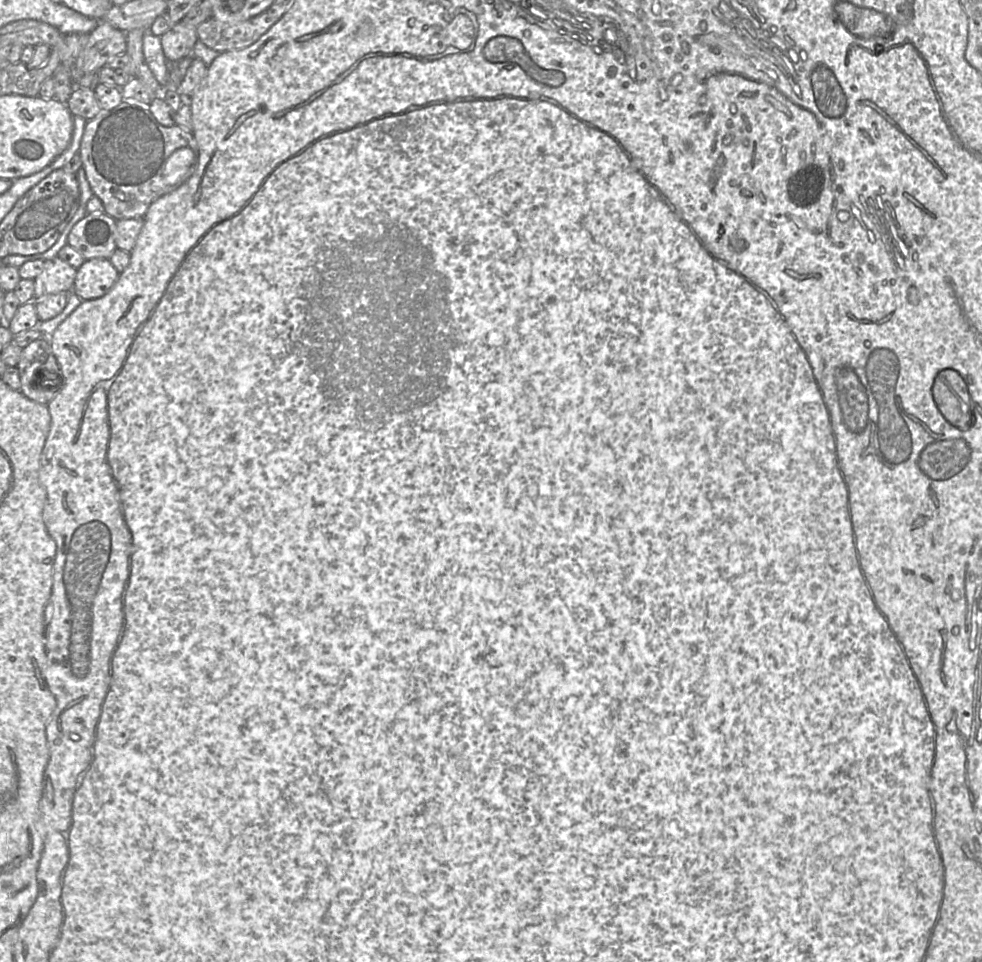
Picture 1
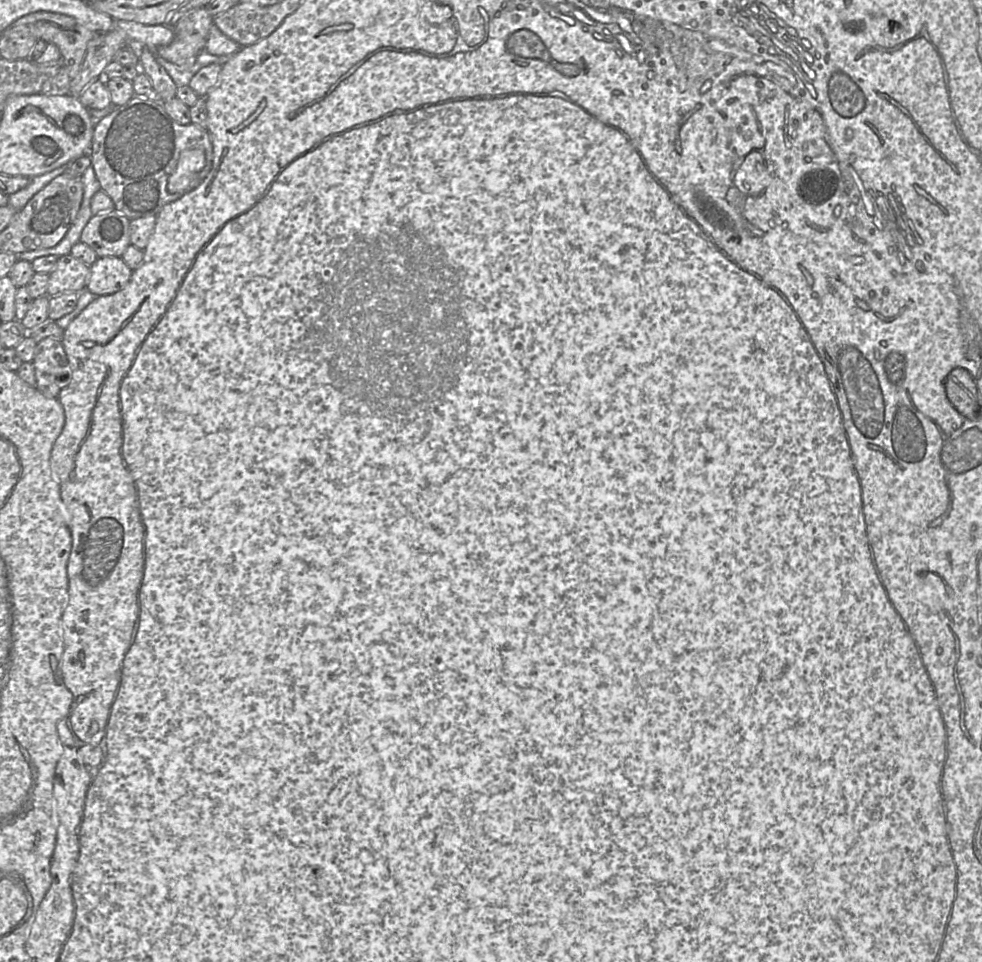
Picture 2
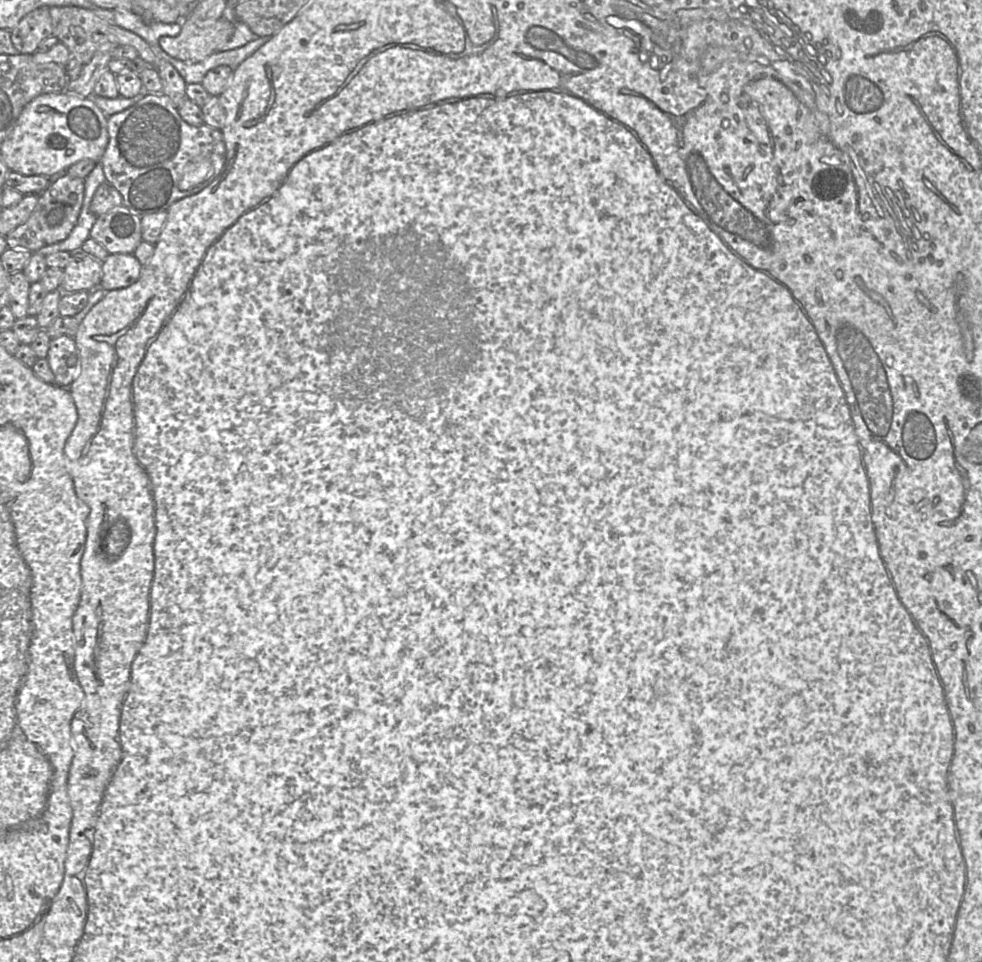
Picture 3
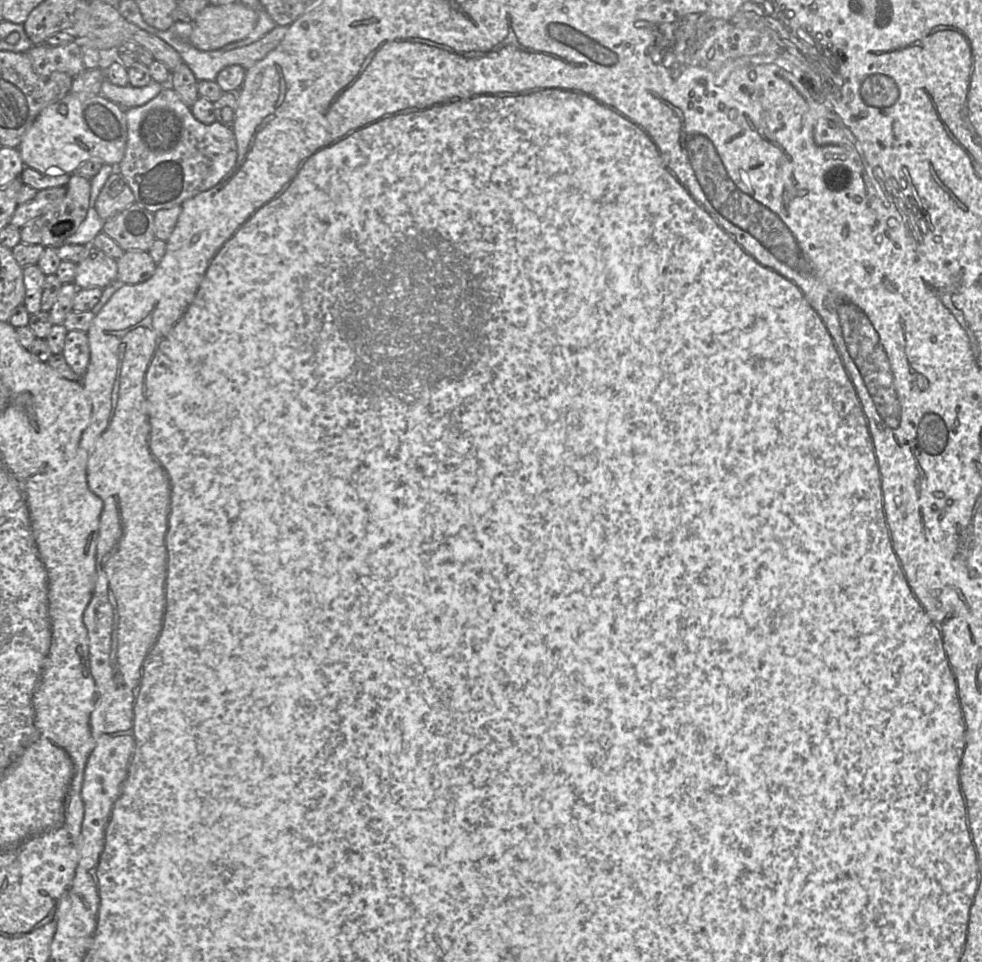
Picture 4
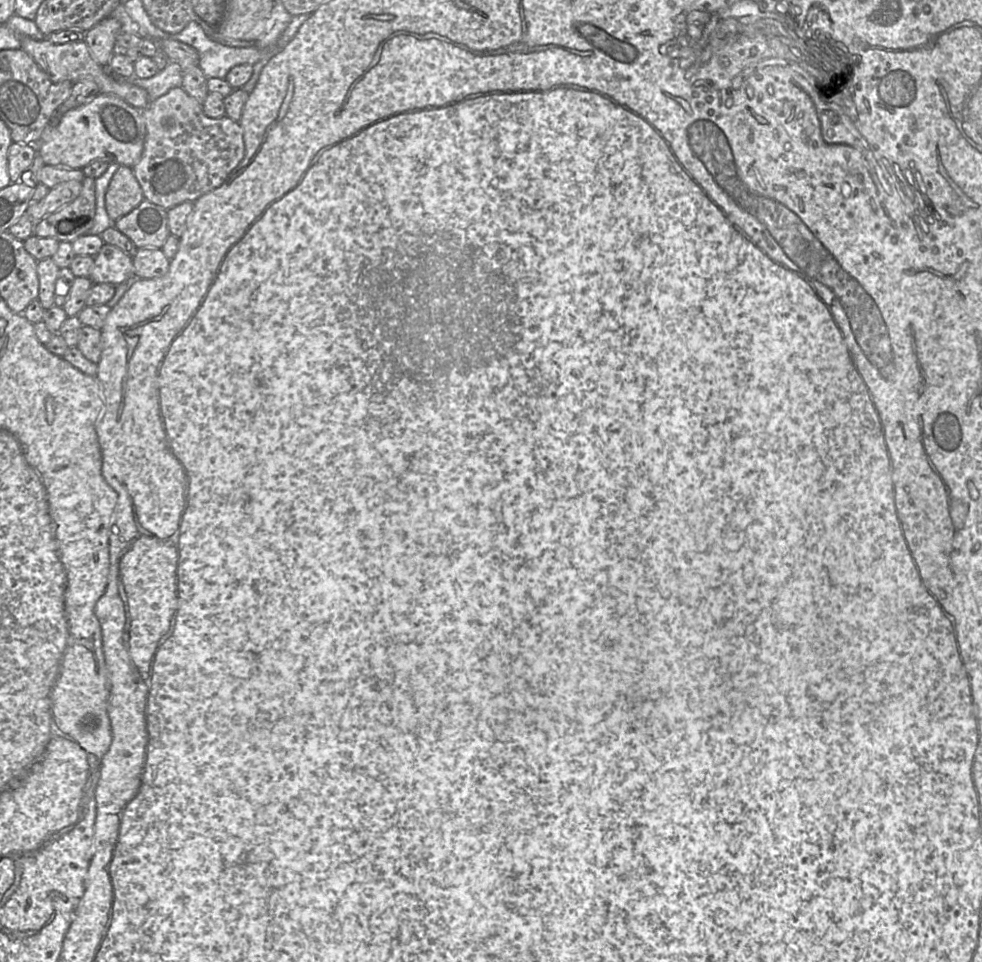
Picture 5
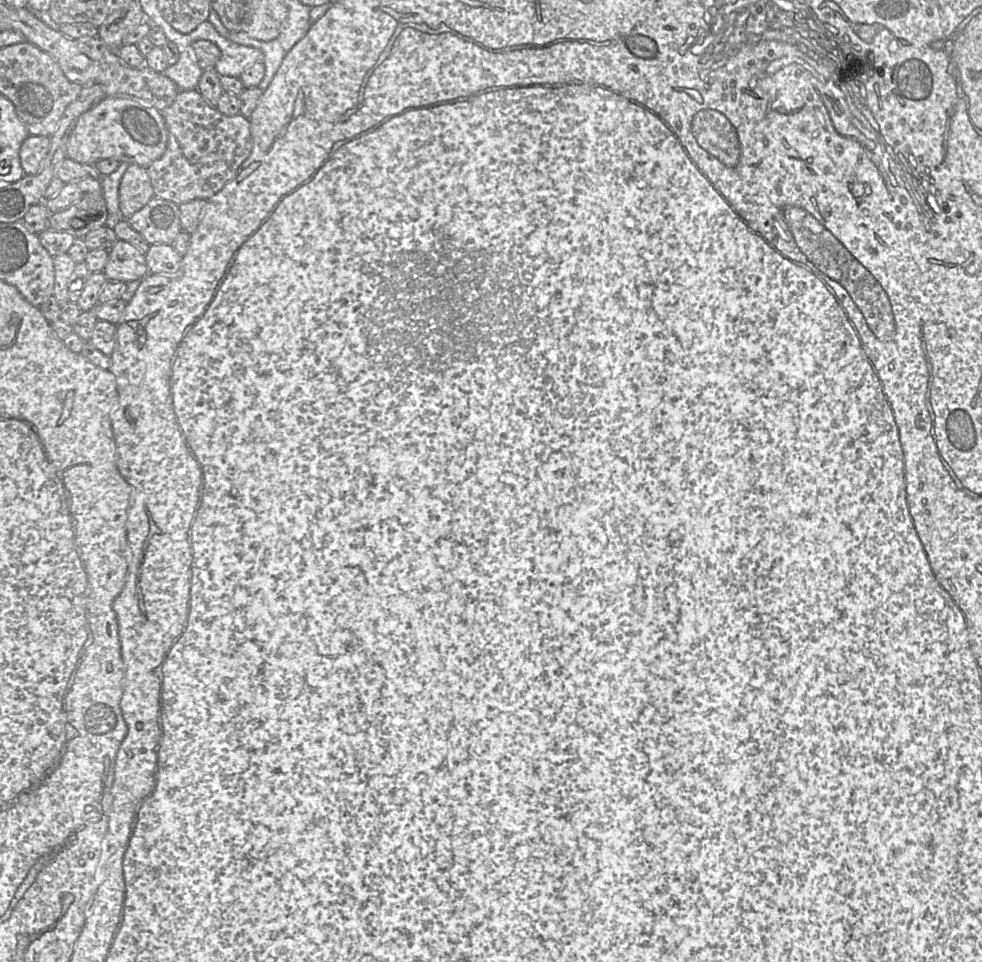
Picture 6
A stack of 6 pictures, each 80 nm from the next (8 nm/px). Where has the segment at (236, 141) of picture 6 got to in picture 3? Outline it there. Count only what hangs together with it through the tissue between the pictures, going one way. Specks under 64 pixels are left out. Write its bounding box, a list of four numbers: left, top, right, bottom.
[98,92,226,216]

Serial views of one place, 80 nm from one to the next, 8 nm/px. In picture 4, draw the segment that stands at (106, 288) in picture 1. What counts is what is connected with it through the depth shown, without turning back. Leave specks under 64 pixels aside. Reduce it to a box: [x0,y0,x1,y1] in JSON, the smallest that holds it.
[117,251,156,284]

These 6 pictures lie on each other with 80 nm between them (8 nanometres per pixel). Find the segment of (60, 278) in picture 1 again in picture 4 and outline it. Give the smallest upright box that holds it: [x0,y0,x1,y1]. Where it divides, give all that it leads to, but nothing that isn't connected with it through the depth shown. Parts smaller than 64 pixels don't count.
[73,247,117,289]

